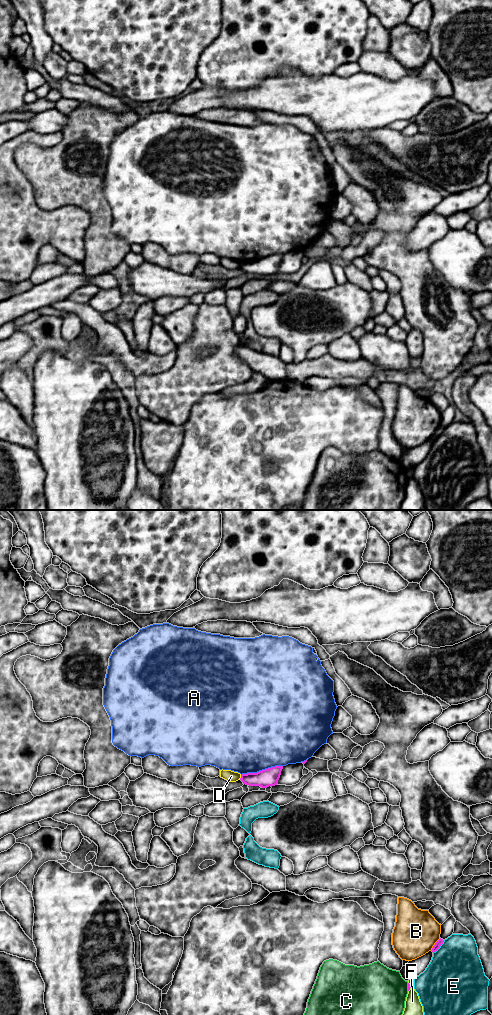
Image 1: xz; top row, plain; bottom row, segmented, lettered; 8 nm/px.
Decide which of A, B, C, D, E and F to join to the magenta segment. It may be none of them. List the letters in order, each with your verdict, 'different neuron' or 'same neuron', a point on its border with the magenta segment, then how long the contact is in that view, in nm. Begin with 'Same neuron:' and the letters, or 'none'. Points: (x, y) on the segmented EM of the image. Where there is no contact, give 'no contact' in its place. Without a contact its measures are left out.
Same neuron: none
A: different neuron; contact xz (262, 770); length 340 nm
B: different neuron; contact xz (435, 944); length 130 nm
C: different neuron; contact xz (408, 987); length 60 nm
D: different neuron; contact xz (241, 777); length 40 nm
E: different neuron; contact xz (439, 947); length 140 nm
F: different neuron; contact xz (410, 987); length 80 nm

